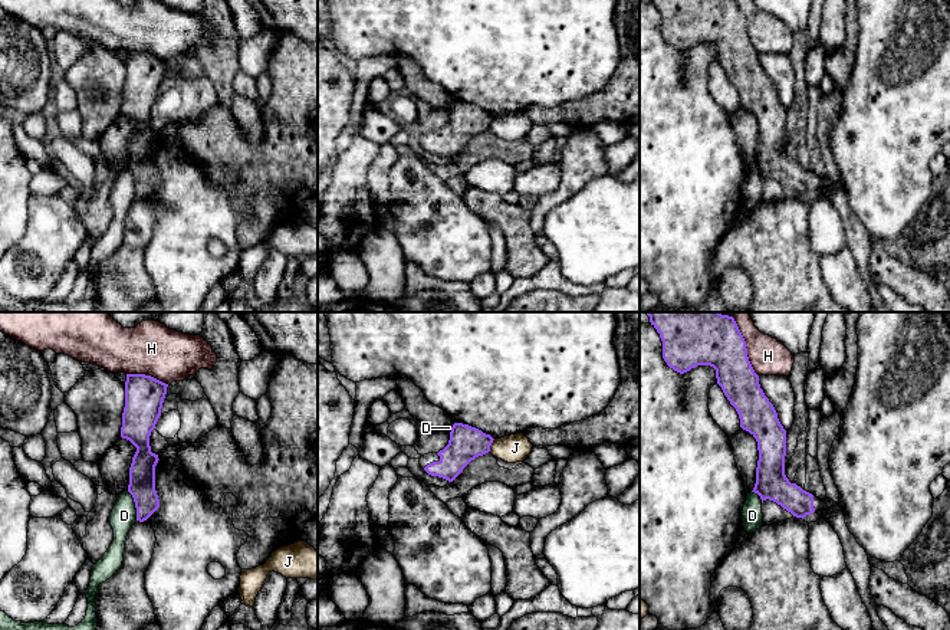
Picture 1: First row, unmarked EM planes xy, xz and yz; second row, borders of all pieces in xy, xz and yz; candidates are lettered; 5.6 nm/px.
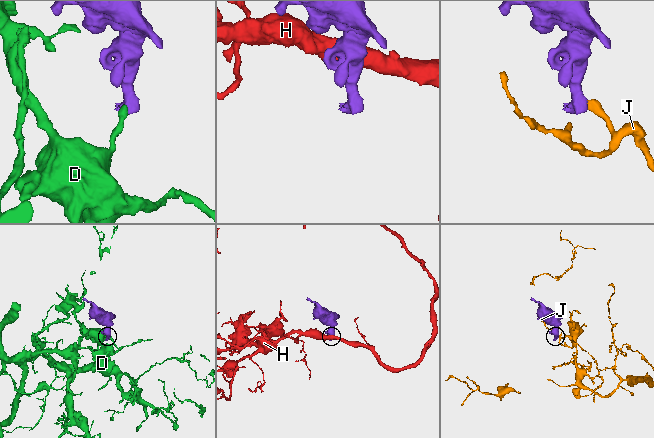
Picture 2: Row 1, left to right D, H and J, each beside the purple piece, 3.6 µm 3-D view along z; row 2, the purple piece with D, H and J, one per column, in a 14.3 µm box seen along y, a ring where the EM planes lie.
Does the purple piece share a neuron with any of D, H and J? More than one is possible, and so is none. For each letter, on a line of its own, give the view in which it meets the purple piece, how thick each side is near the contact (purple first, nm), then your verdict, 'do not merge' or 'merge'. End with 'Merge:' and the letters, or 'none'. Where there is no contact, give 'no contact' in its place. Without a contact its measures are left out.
D: meets purple in xy; 150 nm thick on the purple side, 140 nm on the other; do not merge
H: meets purple in yz; 260 nm thick on the purple side, 200 nm on the other; do not merge
J: meets purple in xz; 200 nm thick on the purple side, 160 nm on the other; do not merge
Merge: none

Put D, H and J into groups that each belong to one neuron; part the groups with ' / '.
D / H / J

